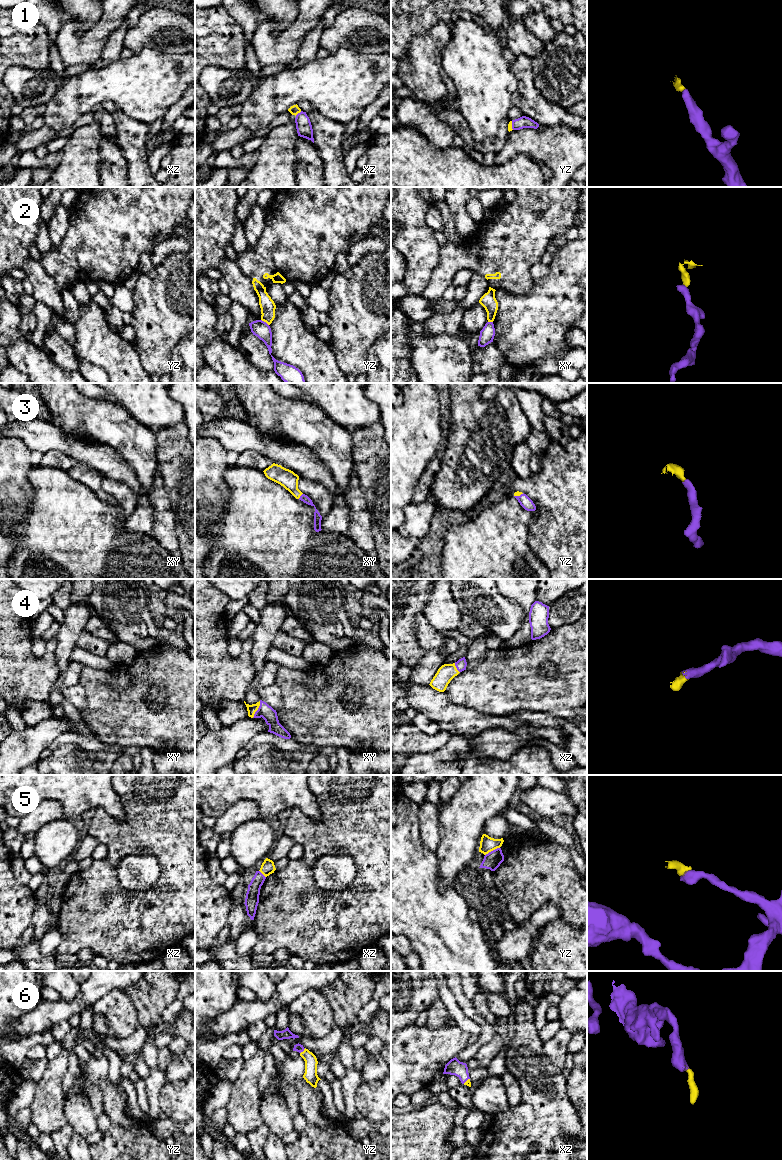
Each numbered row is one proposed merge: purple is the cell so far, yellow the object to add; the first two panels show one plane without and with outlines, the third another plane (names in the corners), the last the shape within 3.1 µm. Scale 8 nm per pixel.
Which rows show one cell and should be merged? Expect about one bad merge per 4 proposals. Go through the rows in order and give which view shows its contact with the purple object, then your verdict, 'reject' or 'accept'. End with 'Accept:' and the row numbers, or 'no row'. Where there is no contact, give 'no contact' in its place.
1: meets purple in xz; accept
2: meets purple in yz; reject
3: meets purple in xy; accept
4: meets purple in xy; accept
5: meets purple in yz; reject
6: meets purple in yz; accept
Accept: 1, 3, 4, 6

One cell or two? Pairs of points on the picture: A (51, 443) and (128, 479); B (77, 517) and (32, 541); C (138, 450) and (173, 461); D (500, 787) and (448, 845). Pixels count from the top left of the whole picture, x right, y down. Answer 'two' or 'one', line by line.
A: one
B: one
C: two
D: one

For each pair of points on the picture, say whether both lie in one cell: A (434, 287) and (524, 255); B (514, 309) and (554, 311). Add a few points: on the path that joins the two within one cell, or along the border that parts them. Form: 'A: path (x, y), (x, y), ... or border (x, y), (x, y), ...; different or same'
A: path (456, 264), (464, 256), (478, 250), (501, 252); same
B: path (524, 311), (544, 311); same

